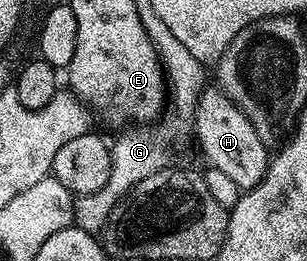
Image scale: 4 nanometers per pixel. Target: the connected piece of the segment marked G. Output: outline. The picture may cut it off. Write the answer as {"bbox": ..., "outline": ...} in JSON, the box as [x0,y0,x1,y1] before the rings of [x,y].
{"bbox":[74,122,178,234],"outline":[[[159,122],[134,123],[125,126],[123,131],[110,145],[111,157],[110,177],[107,185],[91,195],[81,195],[75,200],[74,223],[86,232],[99,234],[108,220],[116,203],[132,191],[134,185],[154,173],[167,170],[173,164],[174,145],[178,139],[178,131],[174,127],[160,127]]]}

